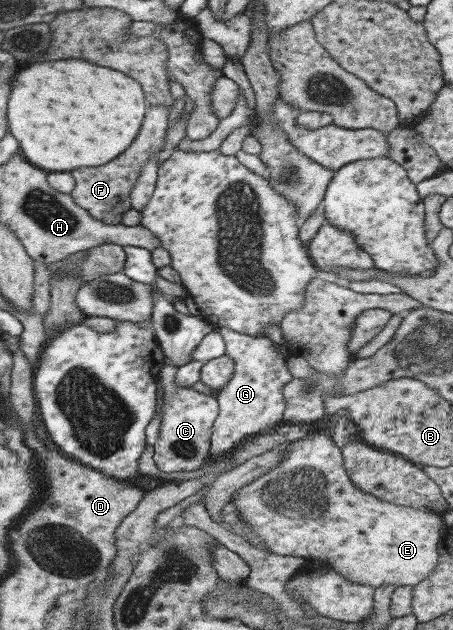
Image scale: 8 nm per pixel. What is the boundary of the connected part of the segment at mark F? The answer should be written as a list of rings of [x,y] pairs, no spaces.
[[[147,104],[140,130],[135,140],[132,140],[132,144],[124,150],[124,154],[116,156],[116,160],[110,160],[104,166],[80,168],[80,170],[69,172],[75,182],[70,195],[76,206],[80,206],[92,218],[101,220],[104,224],[116,225],[121,222],[122,215],[131,208],[130,189],[138,177],[140,165],[146,163],[146,159],[152,153],[158,153],[164,145],[166,128],[164,114],[164,105]]]

